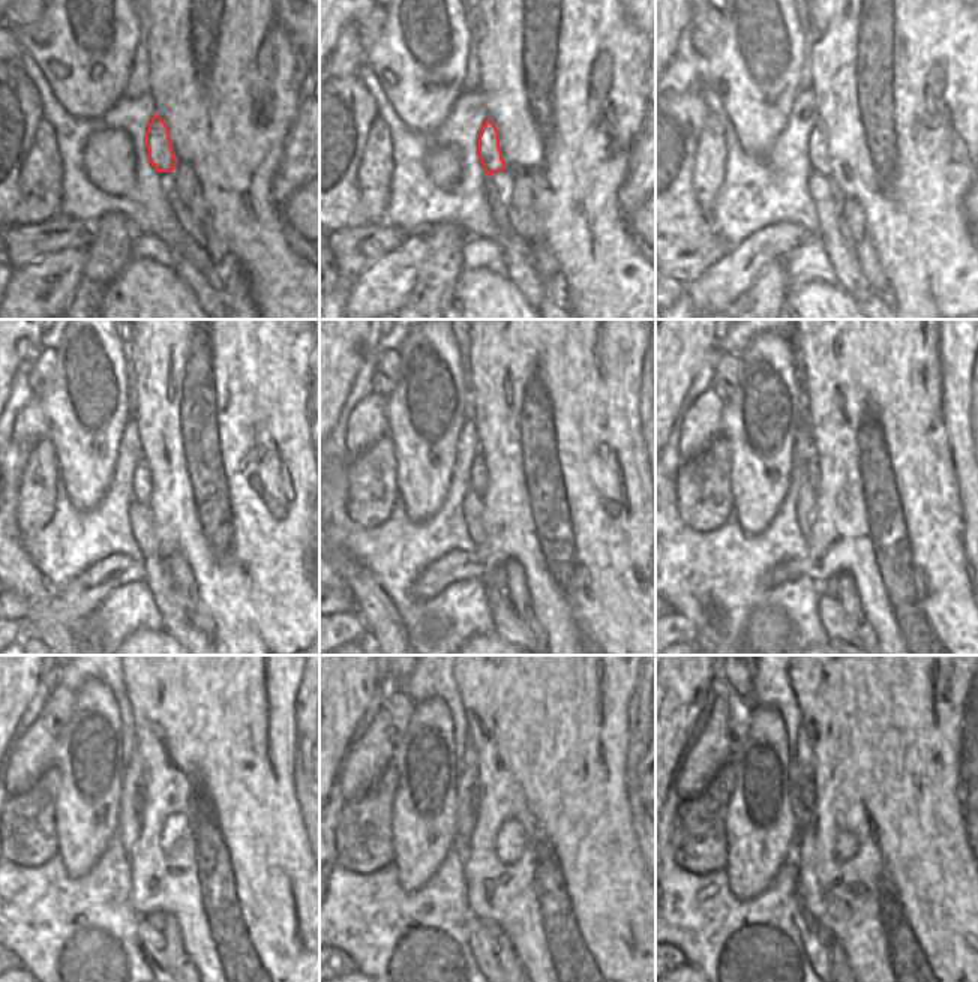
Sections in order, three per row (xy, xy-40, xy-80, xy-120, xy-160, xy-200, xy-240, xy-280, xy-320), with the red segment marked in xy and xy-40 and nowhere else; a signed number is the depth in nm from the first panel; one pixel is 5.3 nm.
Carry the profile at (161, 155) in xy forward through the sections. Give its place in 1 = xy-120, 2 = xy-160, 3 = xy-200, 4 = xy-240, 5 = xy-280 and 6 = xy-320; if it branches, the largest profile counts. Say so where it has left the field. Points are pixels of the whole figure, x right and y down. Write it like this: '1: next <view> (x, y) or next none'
1: next xy-120 (141, 476)
2: next xy-160 (477, 473)
3: next xy-200 (812, 468)
4: next xy-240 (138, 801)
5: next xy-280 (476, 790)
6: next xy-320 (806, 799)

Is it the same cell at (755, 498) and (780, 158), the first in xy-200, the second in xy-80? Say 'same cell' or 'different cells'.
different cells

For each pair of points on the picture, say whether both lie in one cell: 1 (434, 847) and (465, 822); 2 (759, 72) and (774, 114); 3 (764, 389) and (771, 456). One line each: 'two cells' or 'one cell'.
1: two cells
2: one cell
3: one cell

